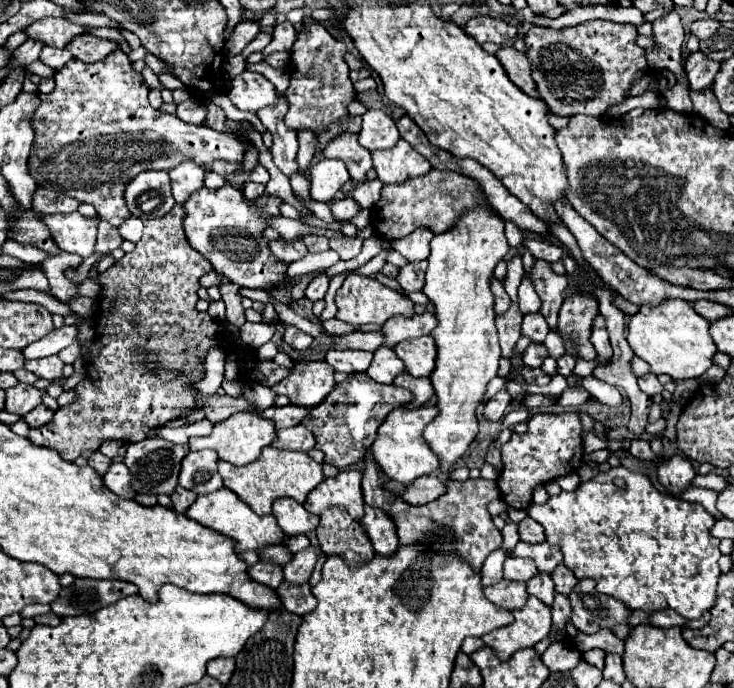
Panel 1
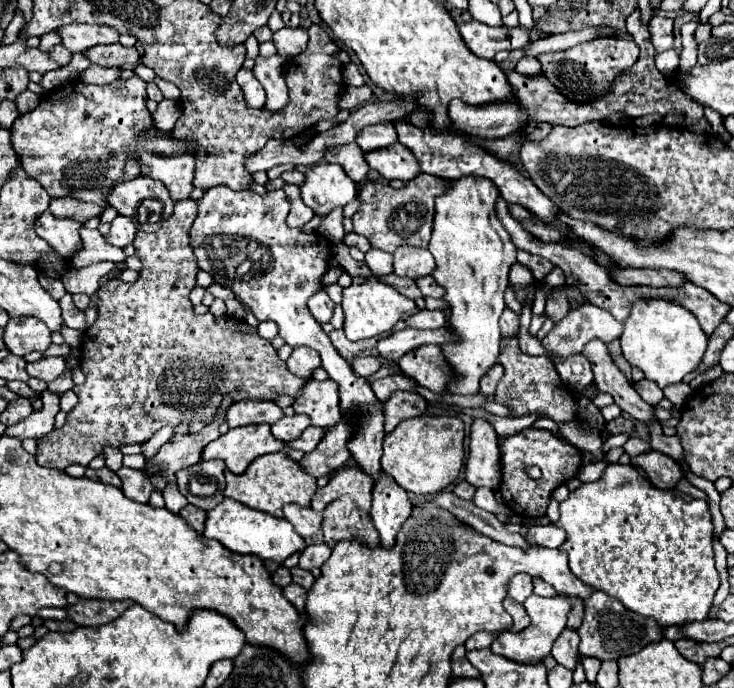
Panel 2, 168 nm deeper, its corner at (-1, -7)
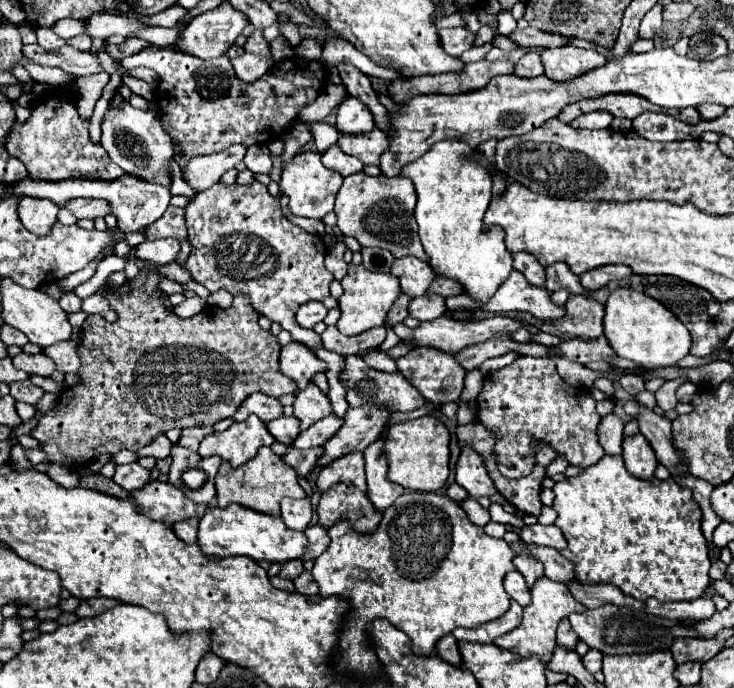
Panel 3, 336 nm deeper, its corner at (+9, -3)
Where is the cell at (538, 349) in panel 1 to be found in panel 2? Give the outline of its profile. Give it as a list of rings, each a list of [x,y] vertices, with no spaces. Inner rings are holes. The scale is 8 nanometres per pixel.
[[[583,304],[577,310],[571,310],[553,330],[541,340],[541,346],[547,352],[547,358],[571,358],[581,354],[583,346],[599,338],[603,342],[611,342],[619,338],[623,332],[623,324],[619,324],[607,310],[597,308],[593,304]]]

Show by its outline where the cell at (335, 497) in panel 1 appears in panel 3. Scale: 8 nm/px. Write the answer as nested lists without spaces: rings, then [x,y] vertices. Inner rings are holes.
[[[349,452],[345,456],[333,460],[325,468],[321,468],[321,472],[317,476],[317,486],[319,486],[321,492],[325,492],[333,484],[343,482],[343,480],[351,480],[359,490],[365,492],[367,482],[365,482],[365,460],[363,460],[363,452]]]

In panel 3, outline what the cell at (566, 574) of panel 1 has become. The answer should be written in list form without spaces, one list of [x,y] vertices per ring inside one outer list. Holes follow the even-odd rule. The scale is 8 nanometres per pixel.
[[[565,618],[565,620],[559,624],[559,628],[557,628],[557,644],[559,644],[561,648],[575,650],[577,642],[579,642],[579,638],[577,638],[577,634],[573,632],[571,624],[569,624],[569,622],[567,622],[567,618]]]

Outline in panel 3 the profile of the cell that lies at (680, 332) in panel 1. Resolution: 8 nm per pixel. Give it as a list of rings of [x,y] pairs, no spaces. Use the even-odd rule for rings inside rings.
[[[617,288],[605,302],[603,336],[619,358],[633,360],[647,368],[667,368],[685,358],[691,348],[691,336],[683,322],[675,318],[661,302],[633,288]]]

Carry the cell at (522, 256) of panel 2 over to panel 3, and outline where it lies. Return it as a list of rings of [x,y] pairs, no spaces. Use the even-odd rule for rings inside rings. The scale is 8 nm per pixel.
[[[515,252],[513,254],[513,270],[521,272],[533,286],[545,288],[545,268],[537,262],[535,256],[529,256],[525,252]]]

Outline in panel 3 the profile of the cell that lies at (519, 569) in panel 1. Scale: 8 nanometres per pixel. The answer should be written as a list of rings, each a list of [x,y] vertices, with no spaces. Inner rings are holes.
[[[513,570],[513,572],[509,572],[509,574],[505,576],[505,590],[507,590],[507,594],[509,594],[515,602],[519,602],[523,608],[531,602],[529,588],[527,588],[527,584],[525,584],[521,572],[517,572],[517,570]]]

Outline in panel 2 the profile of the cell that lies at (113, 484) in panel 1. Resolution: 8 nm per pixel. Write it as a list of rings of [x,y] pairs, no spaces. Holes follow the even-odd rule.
[[[121,468],[117,470],[117,476],[121,478],[123,494],[135,502],[149,502],[149,496],[153,492],[151,484],[147,484],[147,476],[143,476],[141,470]]]

